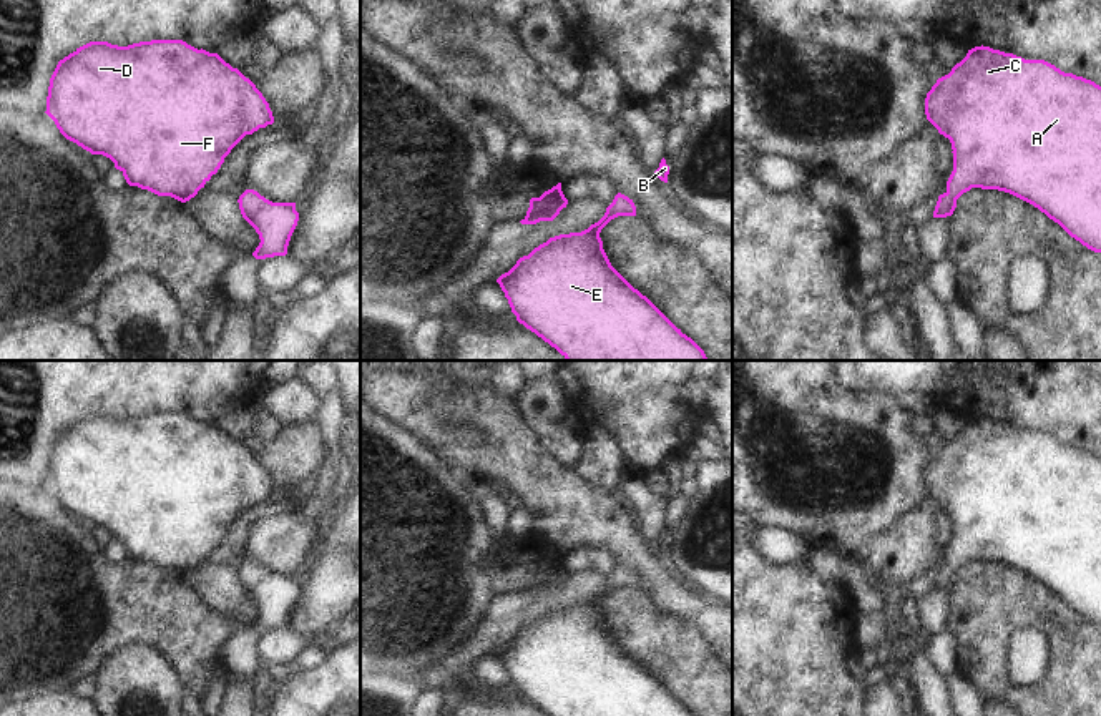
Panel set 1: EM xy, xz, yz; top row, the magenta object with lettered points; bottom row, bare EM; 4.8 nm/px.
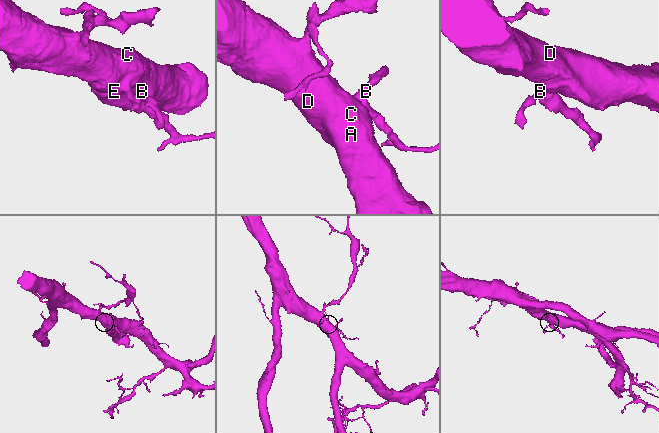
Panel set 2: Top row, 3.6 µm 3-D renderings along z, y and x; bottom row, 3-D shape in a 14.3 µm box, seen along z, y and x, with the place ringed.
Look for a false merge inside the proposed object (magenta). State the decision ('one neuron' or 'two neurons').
one neuron

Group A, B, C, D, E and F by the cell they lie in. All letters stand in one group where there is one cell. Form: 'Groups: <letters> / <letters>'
Groups: A B C D E F.

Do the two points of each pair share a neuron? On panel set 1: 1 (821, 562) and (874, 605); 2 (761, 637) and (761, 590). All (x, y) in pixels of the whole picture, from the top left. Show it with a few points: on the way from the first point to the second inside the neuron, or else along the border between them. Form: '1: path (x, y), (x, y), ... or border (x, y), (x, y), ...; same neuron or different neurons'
1: path (834, 567), (862, 592); same neuron
2: path (761, 625), (761, 602); same neuron

